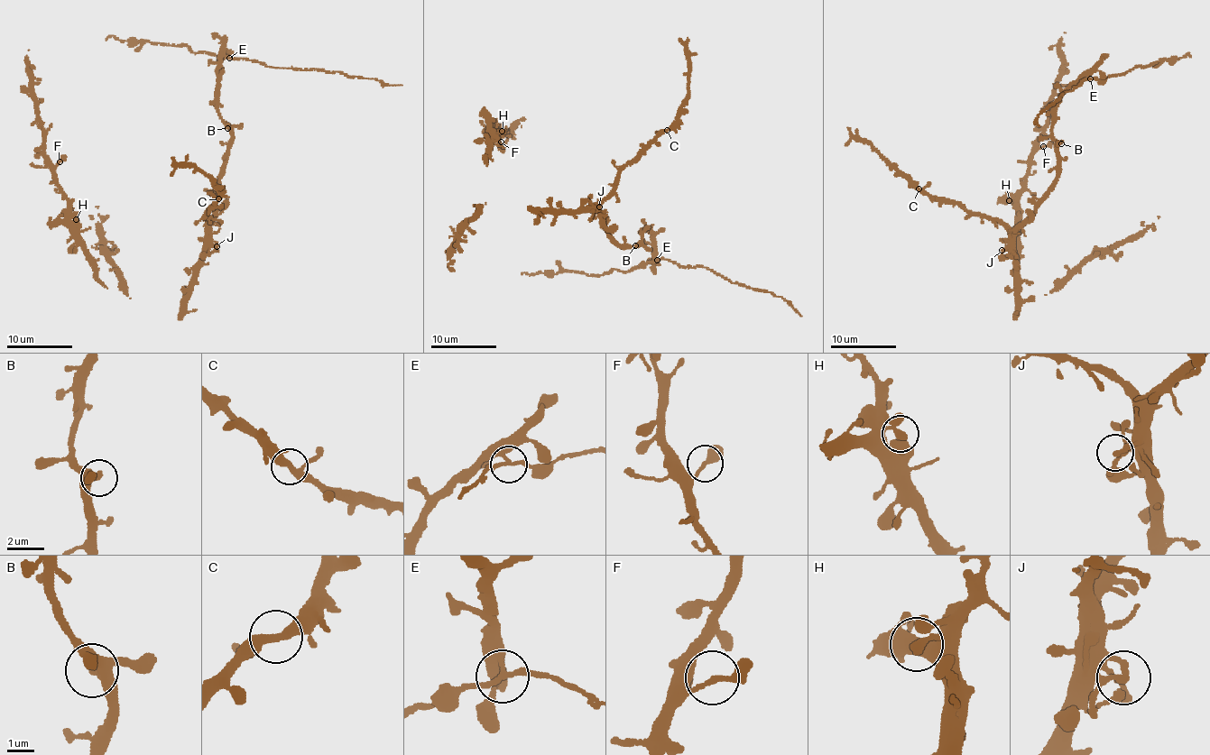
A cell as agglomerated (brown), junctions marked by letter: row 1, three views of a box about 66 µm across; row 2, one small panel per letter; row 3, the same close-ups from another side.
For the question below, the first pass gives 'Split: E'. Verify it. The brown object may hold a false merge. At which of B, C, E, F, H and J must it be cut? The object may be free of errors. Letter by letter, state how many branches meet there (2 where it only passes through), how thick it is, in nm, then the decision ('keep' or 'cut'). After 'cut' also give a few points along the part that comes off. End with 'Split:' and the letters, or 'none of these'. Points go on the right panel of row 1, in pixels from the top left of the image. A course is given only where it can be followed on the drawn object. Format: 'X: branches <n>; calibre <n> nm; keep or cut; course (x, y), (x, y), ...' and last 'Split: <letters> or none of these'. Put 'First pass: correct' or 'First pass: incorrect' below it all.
B: branches 3; calibre 260 nm; keep
C: branches 3; calibre 300 nm; keep
E: branches 3; calibre 170 nm; cut; course (1091, 79), (1082, 79), (1080, 85), (1062, 94), (1059, 98), (1041, 110), (1037, 115), (1039, 126)
F: branches 2; calibre 170 nm; keep
H: branches 3; calibre 200 nm; keep
J: branches 3; calibre 190 nm; keep
Split: E
First pass: correct

